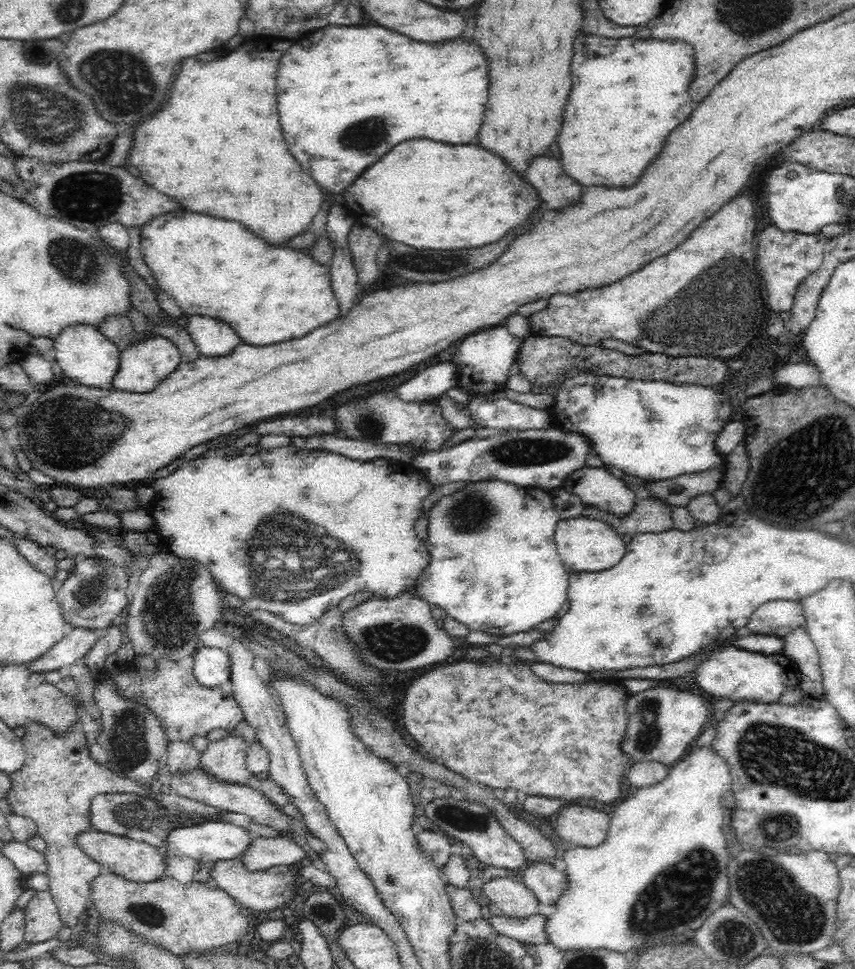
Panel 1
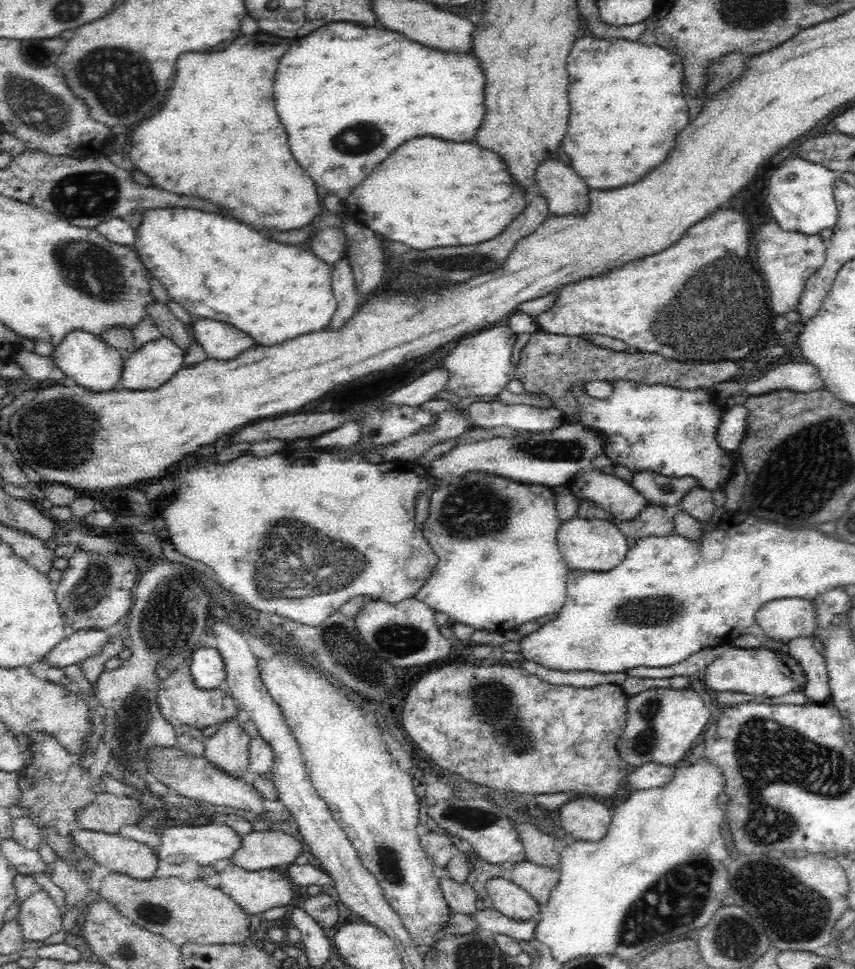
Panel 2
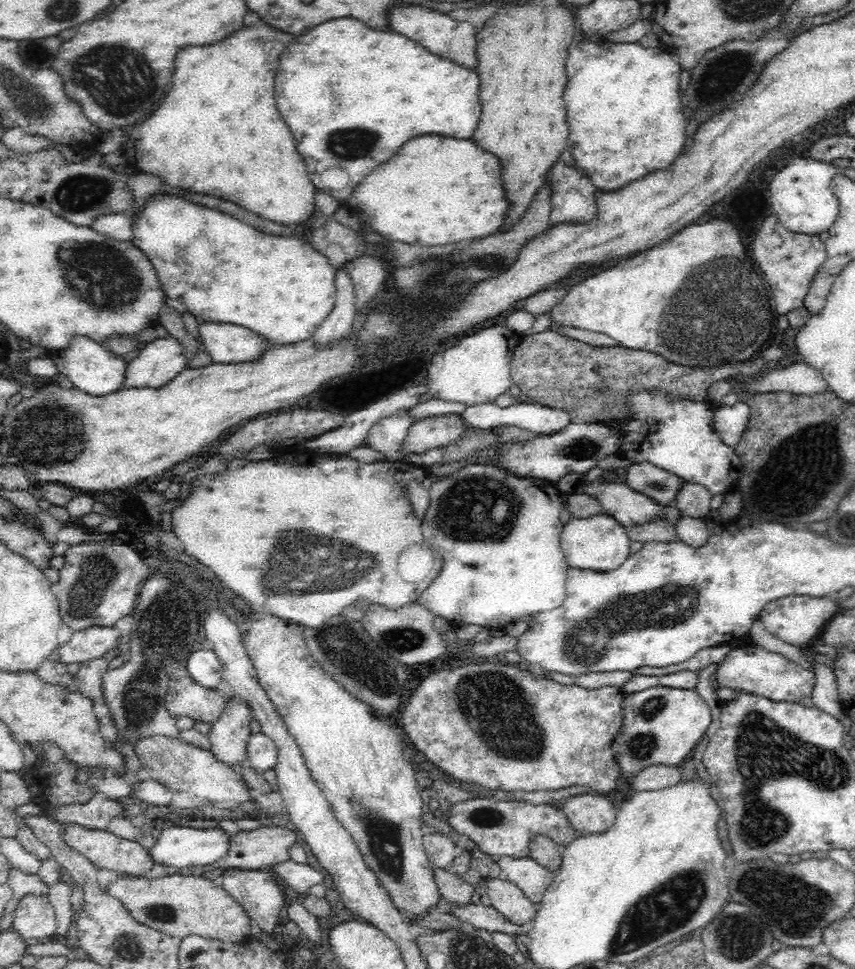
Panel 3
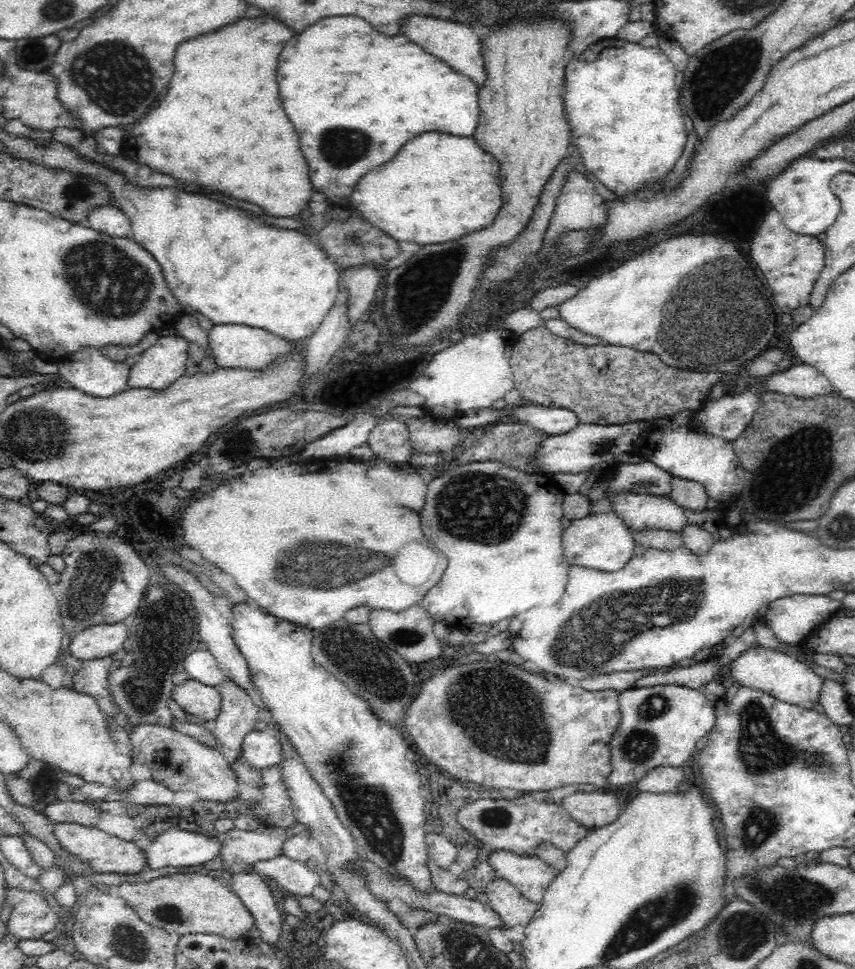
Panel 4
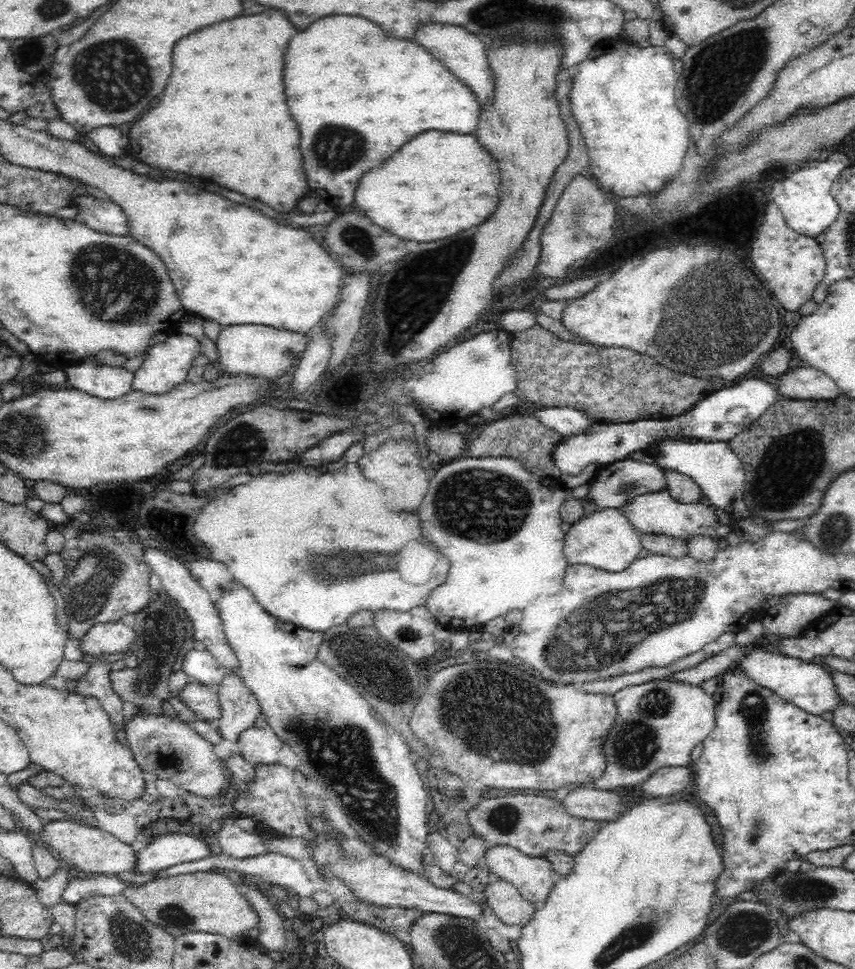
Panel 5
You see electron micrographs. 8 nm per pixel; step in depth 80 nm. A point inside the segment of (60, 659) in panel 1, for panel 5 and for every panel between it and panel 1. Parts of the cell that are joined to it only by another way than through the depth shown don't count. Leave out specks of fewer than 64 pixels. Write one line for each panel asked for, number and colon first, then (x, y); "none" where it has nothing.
2: (83, 644)
3: (91, 643)
4: (96, 642)
5: (115, 637)

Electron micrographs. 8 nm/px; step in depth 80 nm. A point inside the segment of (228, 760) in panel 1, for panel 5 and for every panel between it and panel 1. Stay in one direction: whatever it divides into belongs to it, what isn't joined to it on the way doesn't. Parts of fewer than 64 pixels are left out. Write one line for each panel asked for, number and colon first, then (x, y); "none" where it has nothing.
2: (228, 748)
3: (229, 735)
4: (238, 714)
5: (240, 708)

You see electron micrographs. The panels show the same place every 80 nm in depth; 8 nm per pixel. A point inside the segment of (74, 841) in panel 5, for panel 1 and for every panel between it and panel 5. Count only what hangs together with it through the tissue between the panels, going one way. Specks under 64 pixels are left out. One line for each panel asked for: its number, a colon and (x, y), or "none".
1: (138, 861)
2: (121, 855)
3: (105, 850)
4: (98, 850)

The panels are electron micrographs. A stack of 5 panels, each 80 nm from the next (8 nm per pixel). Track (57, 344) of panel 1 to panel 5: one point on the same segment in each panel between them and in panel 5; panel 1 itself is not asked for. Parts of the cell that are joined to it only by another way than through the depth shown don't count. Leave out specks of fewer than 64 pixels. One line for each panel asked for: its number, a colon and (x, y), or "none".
2: (84, 357)
3: (90, 367)
4: (88, 370)
5: (104, 381)

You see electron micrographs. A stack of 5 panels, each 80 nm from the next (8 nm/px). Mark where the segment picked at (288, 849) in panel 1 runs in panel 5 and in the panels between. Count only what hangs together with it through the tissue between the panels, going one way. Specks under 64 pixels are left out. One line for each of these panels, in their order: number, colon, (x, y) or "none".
2: (259, 850)
3: (265, 846)
4: (240, 849)
5: (236, 843)

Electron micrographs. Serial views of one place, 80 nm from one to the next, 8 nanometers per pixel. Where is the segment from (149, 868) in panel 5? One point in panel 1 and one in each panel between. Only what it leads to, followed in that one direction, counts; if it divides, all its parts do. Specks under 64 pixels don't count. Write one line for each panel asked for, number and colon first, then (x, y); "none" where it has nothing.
1: (214, 841)
2: (206, 844)
3: (180, 847)
4: (174, 848)

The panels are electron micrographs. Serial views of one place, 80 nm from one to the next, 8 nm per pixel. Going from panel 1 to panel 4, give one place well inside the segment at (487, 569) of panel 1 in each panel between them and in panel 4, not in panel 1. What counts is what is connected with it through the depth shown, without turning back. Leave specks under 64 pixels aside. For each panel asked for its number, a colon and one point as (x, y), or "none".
2: (503, 522)
3: (499, 535)
4: (500, 528)

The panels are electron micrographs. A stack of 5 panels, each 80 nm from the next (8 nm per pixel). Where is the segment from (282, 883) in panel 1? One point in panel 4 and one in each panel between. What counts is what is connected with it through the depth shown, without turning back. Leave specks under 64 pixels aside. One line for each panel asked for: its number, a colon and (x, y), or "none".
2: (255, 892)
3: (257, 892)
4: (269, 923)

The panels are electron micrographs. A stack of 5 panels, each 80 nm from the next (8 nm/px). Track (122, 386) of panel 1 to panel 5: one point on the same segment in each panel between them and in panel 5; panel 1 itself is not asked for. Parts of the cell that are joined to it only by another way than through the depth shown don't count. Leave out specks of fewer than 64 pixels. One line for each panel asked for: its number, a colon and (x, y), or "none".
2: (156, 362)
3: (160, 361)
4: (160, 365)
5: (166, 364)

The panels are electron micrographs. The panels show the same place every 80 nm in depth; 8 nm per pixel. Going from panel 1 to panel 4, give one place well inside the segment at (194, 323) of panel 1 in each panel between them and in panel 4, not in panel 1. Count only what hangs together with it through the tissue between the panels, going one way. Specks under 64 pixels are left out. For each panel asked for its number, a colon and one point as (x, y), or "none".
2: (219, 340)
3: (228, 343)
4: (230, 345)

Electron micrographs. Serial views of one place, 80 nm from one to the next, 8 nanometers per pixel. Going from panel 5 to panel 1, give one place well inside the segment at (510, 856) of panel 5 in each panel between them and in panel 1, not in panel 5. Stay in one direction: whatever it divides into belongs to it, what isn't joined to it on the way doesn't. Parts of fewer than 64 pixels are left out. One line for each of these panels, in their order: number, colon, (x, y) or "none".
1: (546, 883)
2: (537, 880)
3: (532, 879)
4: (532, 876)

